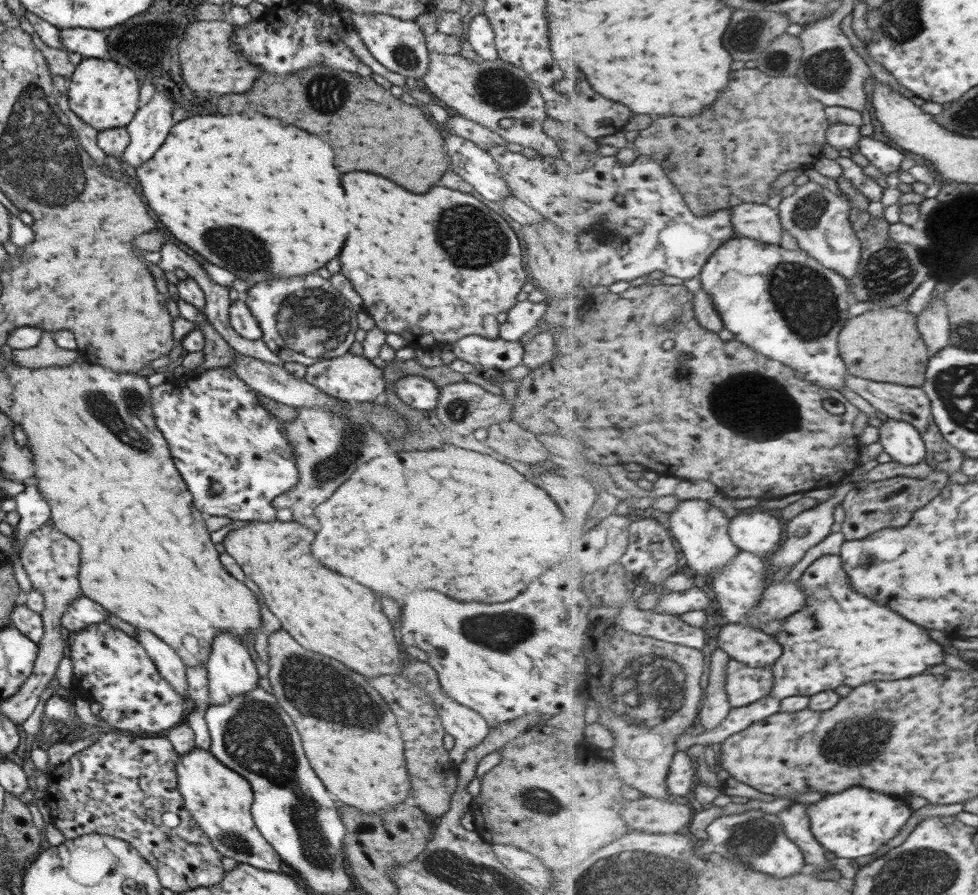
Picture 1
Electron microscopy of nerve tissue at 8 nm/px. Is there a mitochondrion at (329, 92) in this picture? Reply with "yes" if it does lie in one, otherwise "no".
yes

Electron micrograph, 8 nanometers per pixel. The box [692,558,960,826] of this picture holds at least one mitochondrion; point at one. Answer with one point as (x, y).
(854, 741)

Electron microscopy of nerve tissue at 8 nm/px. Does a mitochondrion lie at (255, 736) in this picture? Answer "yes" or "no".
yes

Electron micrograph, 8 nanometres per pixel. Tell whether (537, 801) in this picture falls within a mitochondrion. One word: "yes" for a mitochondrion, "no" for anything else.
yes

